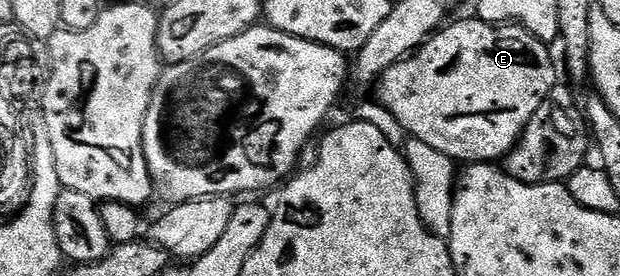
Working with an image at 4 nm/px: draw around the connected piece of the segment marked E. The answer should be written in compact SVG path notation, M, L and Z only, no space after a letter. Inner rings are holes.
M478 17L463 19L460 23L450 23L448 22L442 29L436 30L418 51L404 57L401 62L394 63L389 69L385 69L385 73L380 75L377 80L377 88L379 87L377 99L385 109L389 109L389 113L393 113L393 117L397 117L397 121L401 121L401 125L407 130L410 138L425 141L425 145L437 149L437 153L445 153L450 159L463 165L495 163L502 160L515 148L517 141L523 135L525 125L533 117L533 113L537 113L537 109L541 109L543 102L550 96L551 90L557 86L555 63L551 60L552 48L548 44L542 43L536 35L518 25L485 23Z

